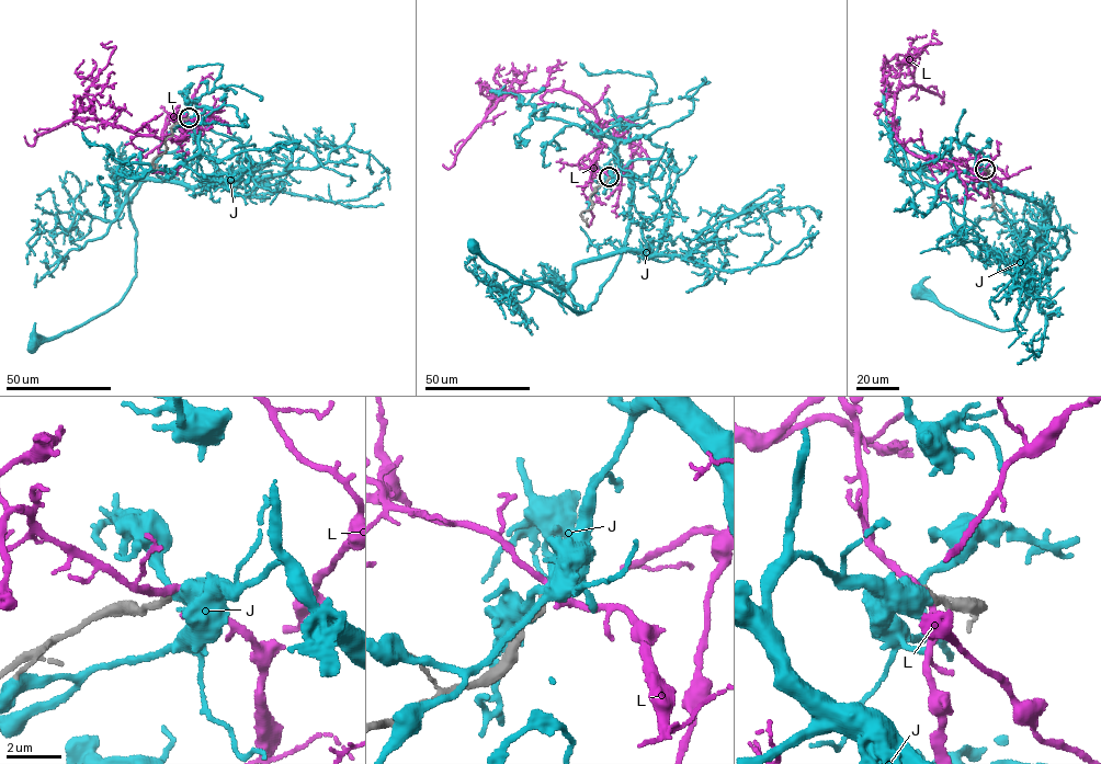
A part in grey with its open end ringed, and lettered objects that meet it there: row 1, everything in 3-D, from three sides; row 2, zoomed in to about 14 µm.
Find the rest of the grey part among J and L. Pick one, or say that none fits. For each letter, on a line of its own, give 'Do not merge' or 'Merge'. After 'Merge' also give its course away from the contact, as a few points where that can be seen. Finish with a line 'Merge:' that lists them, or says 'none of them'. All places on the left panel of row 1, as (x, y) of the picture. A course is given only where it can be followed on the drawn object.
J: Do not merge
L: Do not merge
Merge: none of them

